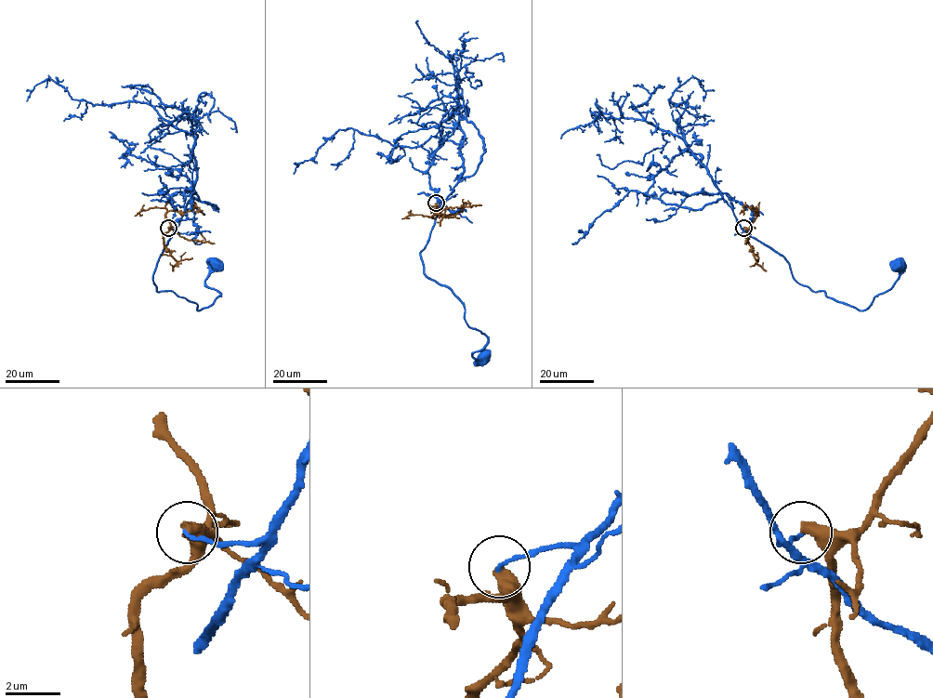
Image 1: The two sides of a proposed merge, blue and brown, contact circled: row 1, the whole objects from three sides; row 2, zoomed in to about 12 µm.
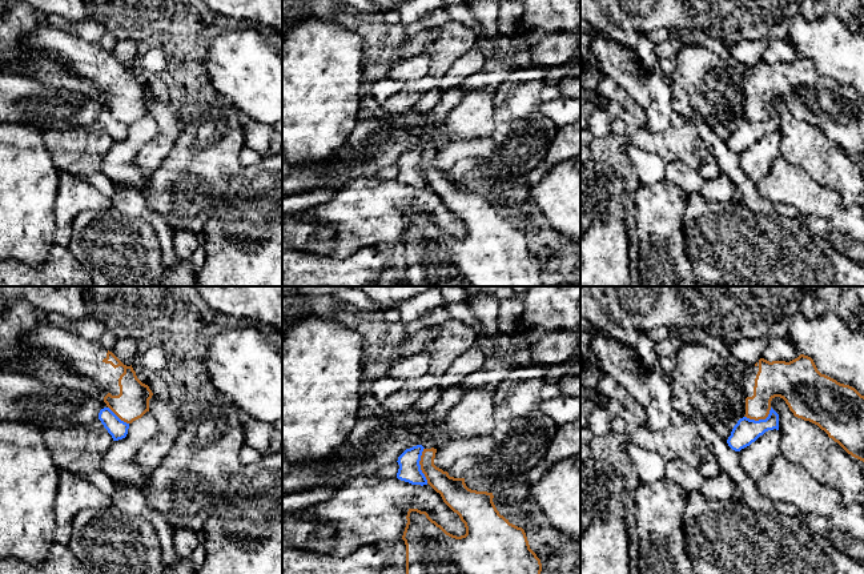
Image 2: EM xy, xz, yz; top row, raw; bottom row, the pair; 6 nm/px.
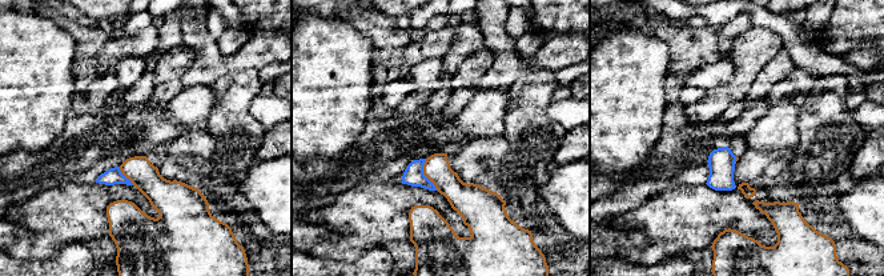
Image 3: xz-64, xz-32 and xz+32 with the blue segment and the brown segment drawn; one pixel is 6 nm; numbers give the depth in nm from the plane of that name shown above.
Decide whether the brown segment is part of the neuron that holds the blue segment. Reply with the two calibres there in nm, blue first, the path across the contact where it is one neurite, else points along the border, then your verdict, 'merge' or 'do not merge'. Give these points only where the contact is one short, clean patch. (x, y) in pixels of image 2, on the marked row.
calibres 130 and 150 nm; border xz (424, 448), (420, 456), (420, 469), (428, 482); do not merge

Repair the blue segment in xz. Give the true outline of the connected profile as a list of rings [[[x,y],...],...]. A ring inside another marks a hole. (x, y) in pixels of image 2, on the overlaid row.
[[[422,445],[413,446],[410,449],[406,449],[399,457],[398,457],[398,473],[397,478],[405,482],[409,482],[411,485],[427,485],[427,479],[425,474],[421,470],[421,455],[423,451]]]

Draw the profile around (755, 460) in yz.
[[[768,430],[750,446],[738,451],[739,463],[752,481],[757,482],[771,467],[775,457],[781,455],[779,430]]]

